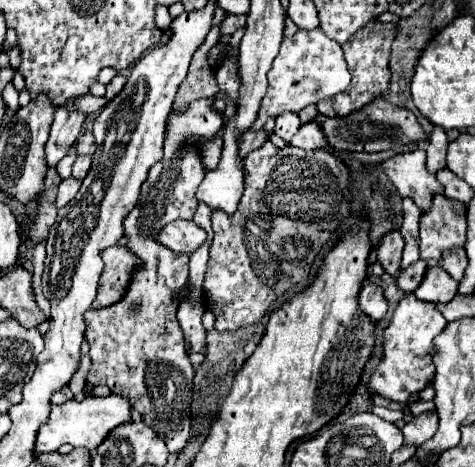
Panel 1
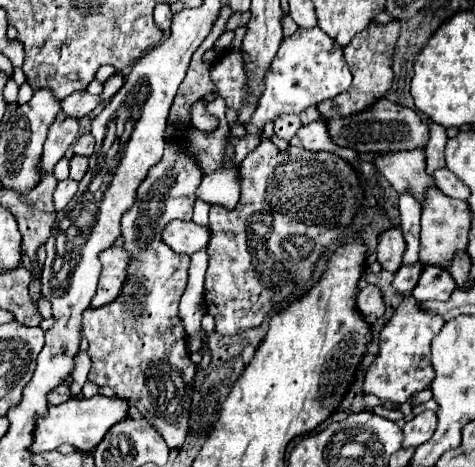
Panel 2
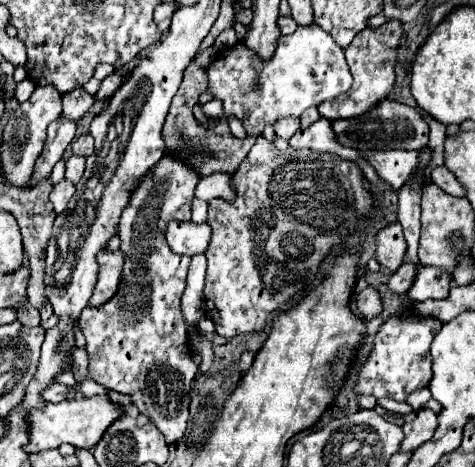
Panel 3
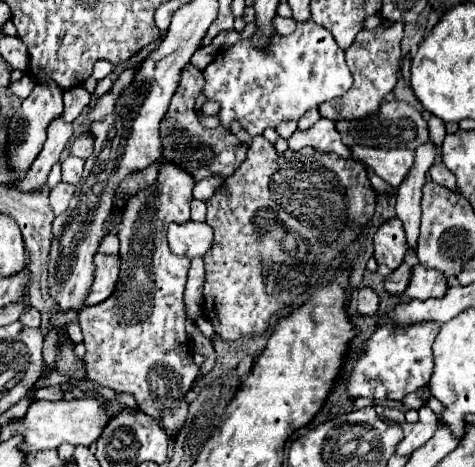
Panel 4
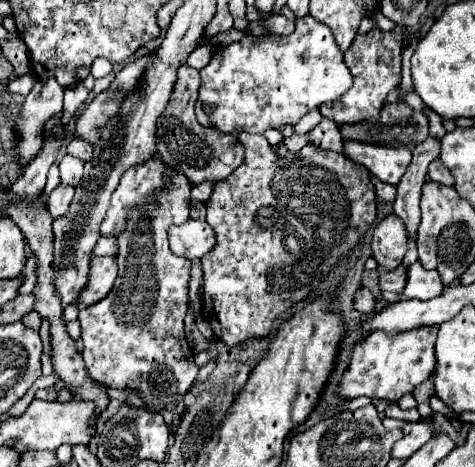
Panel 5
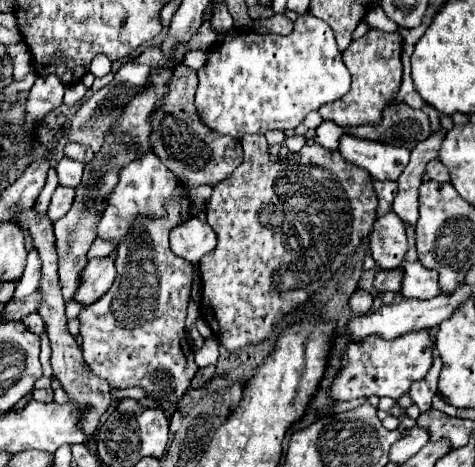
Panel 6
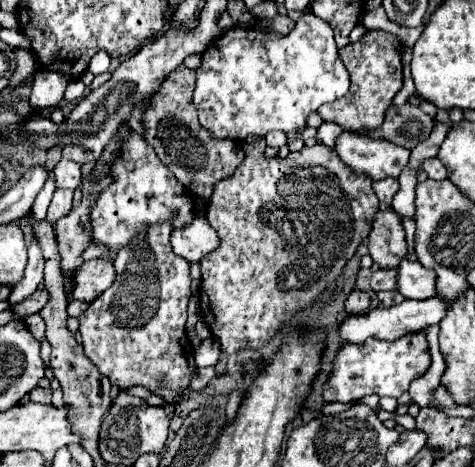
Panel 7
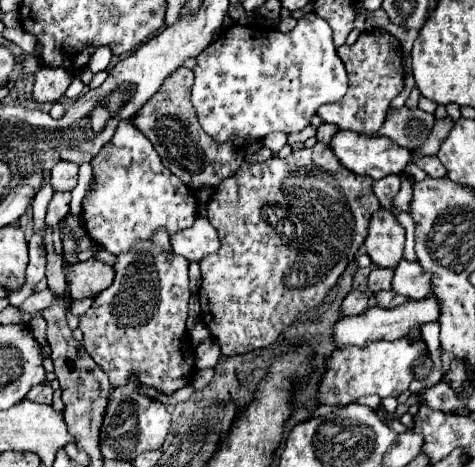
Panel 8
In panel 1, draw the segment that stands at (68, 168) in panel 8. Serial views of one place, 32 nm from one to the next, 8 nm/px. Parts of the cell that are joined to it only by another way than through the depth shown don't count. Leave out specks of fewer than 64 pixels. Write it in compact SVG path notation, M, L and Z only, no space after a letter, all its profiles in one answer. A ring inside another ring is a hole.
M78 156L76 164L74 164L74 168L72 168L72 176L76 176L76 178L82 180L82 178L88 174L90 164L92 164L92 156Z

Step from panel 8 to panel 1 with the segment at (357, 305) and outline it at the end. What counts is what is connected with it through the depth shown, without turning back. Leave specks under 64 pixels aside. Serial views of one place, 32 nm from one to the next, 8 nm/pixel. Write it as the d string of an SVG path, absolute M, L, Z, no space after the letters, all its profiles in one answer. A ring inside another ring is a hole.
M372 282L364 284L364 288L360 292L360 306L370 316L370 320L374 320L374 322L382 320L386 316L386 310L388 310L388 304L386 304L386 298L382 294L382 288L378 288Z

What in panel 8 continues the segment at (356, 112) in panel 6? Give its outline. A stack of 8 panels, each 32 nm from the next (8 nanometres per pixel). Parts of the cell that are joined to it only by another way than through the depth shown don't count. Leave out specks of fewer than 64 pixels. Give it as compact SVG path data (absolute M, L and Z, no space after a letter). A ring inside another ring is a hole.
M366 30L360 34L360 38L352 46L348 44L340 46L338 56L342 58L346 66L350 86L342 100L334 104L324 104L318 110L318 116L324 122L340 126L342 130L352 130L358 134L372 136L384 124L392 98L396 98L404 88L402 46L392 34L384 30Z

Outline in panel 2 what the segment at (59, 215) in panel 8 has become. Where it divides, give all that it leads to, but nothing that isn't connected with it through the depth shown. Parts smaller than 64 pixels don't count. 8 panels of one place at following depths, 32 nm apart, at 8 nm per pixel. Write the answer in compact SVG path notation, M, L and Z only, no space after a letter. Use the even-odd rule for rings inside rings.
M68 178L68 180L58 182L56 192L54 192L54 204L56 204L56 208L62 210L72 200L72 196L76 194L76 190L78 190L78 182L76 180Z

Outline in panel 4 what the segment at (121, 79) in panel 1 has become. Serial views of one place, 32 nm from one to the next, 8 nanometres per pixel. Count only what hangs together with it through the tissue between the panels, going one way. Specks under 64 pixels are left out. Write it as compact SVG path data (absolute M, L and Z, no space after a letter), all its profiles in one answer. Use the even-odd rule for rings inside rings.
M112 72L110 76L106 76L104 80L100 80L100 82L98 82L98 86L96 86L96 92L94 92L94 98L100 98L100 96L108 94L108 92L112 90L112 86L114 86L114 80L116 80L116 74L114 74L114 72Z

